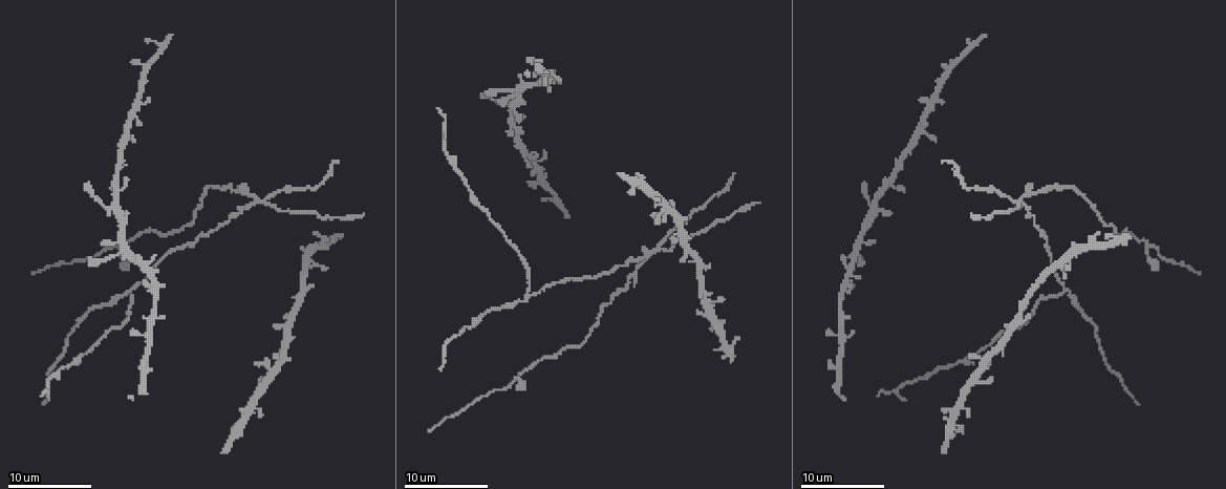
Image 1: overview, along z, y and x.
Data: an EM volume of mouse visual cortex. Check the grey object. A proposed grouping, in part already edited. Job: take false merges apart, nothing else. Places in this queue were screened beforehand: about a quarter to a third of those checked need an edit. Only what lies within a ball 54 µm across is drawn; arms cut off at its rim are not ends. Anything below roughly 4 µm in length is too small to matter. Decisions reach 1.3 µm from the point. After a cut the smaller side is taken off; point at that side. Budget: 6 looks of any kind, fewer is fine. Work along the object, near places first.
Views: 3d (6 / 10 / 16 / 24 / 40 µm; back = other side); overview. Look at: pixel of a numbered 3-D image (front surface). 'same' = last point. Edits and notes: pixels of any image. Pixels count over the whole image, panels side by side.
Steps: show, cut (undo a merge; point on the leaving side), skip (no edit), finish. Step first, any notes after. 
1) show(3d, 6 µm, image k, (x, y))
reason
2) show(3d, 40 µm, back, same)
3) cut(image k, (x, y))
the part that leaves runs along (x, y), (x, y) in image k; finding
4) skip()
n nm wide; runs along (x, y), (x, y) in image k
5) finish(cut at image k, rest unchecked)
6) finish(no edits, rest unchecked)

show(3d, 10 µm, image 1, (130, 288))
a fork

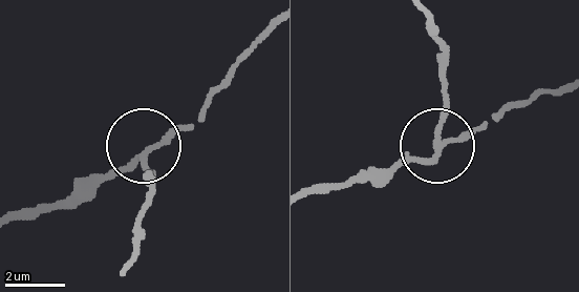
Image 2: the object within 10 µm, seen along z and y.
cut(image 2, (444, 99))
3 arms; the part that leaves runs along (438, 136), (446, 50), (428, 18) in image 2; two neurons meet here

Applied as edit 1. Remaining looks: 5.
show(overview)
see it whole again

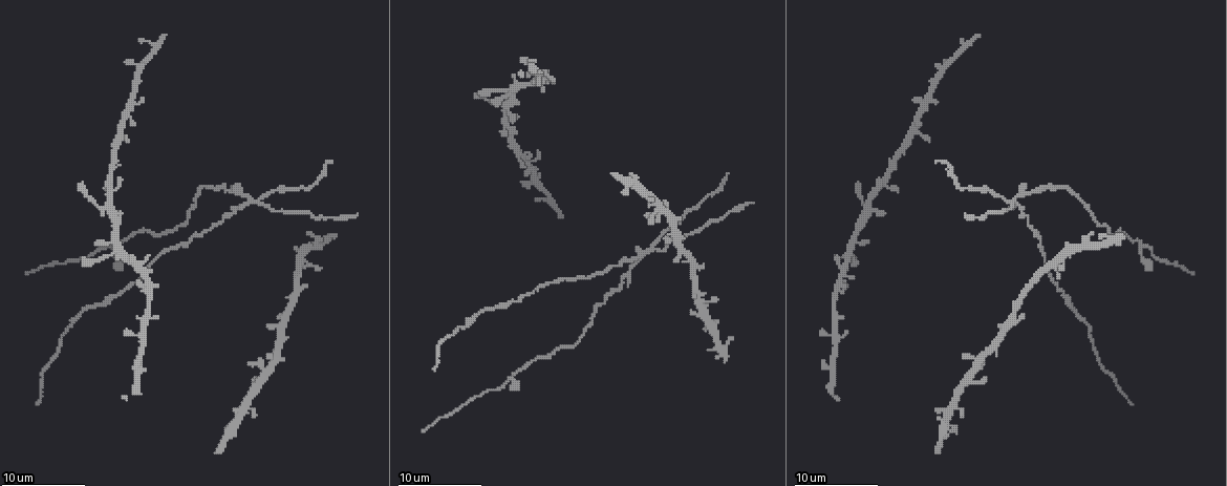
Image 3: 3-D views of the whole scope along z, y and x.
show(3d, 6 µm, image 3, (502, 103))
looks like a crossing

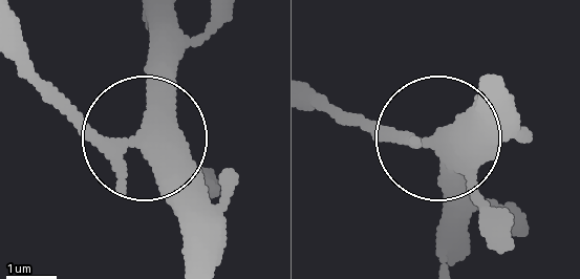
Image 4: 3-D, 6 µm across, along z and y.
skip()
390 nm wide; all the same neuron

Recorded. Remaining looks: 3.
show(3d, 10 µm, image 3, (467, 325))

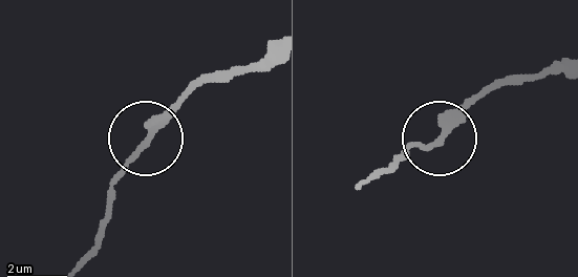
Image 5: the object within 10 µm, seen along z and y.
show(3d, 6 µm, image 5, (142, 145))

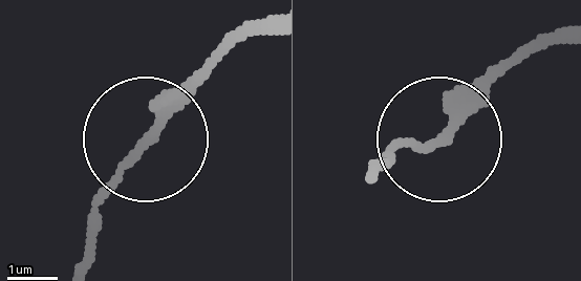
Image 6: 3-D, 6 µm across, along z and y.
skip()
runs along (256, 30), (135, 156), (89, 239) in image 6; continuous, no second neuron

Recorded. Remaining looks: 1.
finish(cut at image 2, rest unchecked)

